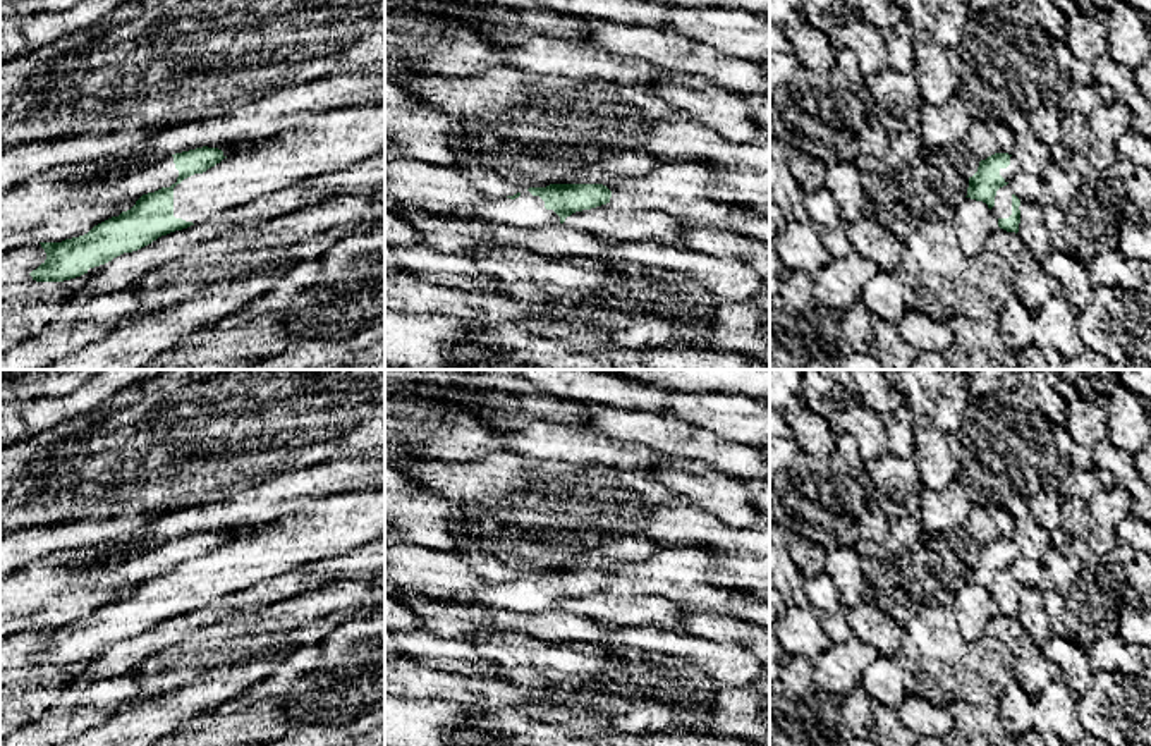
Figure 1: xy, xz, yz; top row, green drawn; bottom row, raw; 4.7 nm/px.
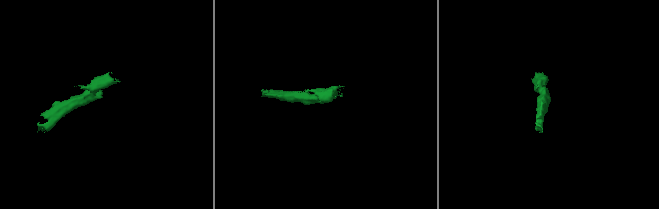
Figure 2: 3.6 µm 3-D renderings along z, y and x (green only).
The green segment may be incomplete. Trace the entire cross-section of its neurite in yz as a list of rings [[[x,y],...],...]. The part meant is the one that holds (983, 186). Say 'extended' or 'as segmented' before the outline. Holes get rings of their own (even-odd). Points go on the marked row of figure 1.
extended | [[[995,153],[979,162],[977,172],[969,177],[967,196],[983,201],[998,220],[998,227],[1007,232],[1019,232],[1020,199],[1012,193],[1008,182],[1000,175],[1010,165],[1008,153]]]

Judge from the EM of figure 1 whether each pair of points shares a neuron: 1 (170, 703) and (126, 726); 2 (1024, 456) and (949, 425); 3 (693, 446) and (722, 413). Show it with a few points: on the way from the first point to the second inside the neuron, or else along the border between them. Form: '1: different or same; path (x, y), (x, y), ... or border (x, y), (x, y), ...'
1: same; path (160, 714), (136, 726)
2: different; border (961, 418), (949, 416), (938, 427)
3: different; border (701, 427), (746, 444)

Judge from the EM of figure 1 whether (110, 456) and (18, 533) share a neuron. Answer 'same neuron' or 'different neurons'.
same neuron

